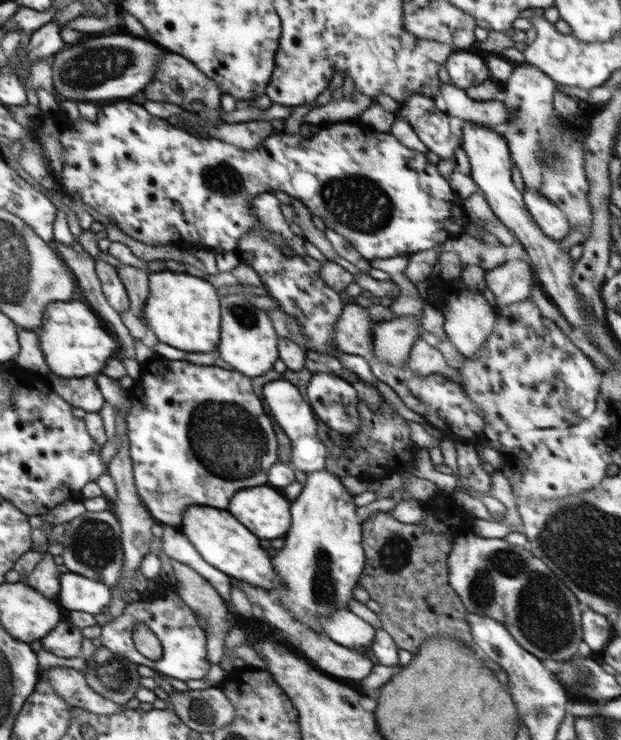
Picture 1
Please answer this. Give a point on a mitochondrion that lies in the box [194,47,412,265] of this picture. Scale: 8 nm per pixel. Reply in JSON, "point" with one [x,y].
{"point":[358,202]}

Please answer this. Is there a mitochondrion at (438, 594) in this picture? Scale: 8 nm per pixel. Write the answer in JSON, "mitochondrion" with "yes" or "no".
{"mitochondrion":"no"}

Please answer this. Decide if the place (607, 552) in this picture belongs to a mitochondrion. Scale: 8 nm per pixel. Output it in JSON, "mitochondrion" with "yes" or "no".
{"mitochondrion":"yes"}

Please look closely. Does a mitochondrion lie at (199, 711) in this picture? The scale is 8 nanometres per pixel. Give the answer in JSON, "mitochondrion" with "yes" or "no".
{"mitochondrion":"yes"}

